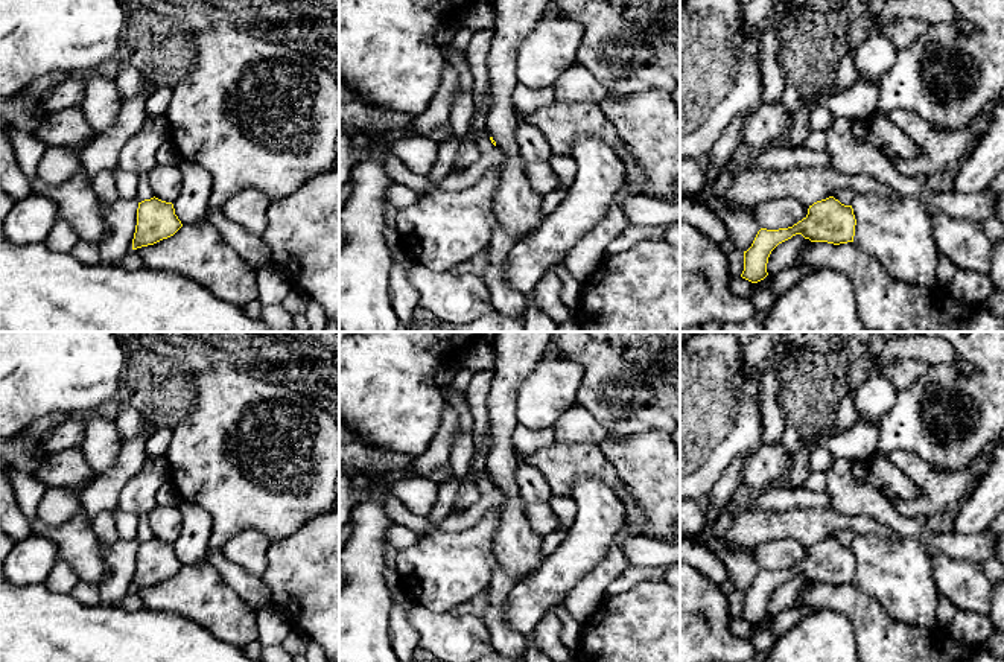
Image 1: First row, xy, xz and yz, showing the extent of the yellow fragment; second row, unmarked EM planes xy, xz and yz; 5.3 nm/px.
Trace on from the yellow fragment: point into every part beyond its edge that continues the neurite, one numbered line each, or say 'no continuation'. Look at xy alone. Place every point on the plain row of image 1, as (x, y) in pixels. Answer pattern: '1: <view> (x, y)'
no continuation

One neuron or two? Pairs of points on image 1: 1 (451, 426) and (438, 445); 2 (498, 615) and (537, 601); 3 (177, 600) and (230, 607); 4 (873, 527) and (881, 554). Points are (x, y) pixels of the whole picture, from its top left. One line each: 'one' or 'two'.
1: one
2: two
3: one
4: two

